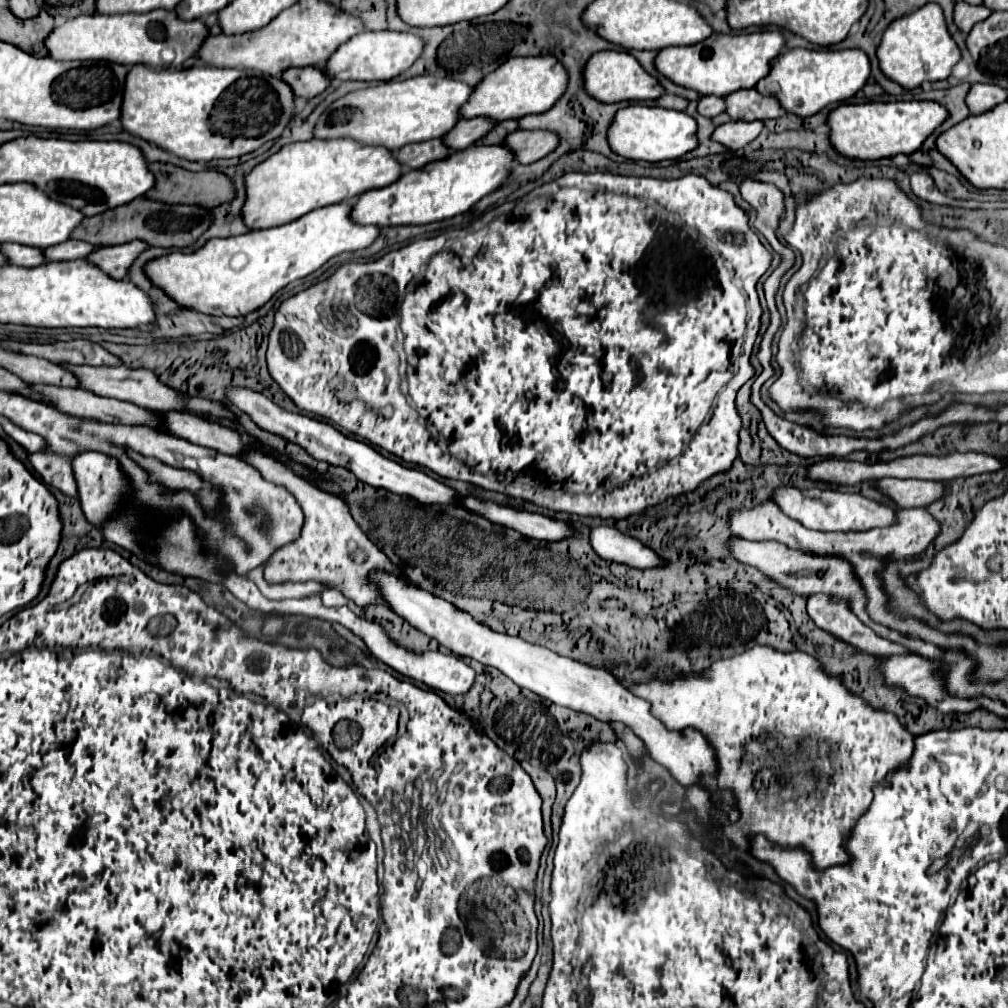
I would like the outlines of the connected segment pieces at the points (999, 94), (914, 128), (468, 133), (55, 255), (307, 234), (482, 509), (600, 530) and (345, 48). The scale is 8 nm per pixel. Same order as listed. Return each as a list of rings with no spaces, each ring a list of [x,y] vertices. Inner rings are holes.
[[[973,84],[965,96],[971,114],[983,114],[1001,102],[1005,102],[1005,90],[997,84]]]
[[[871,102],[841,104],[827,116],[829,142],[839,156],[855,160],[879,160],[895,154],[911,154],[947,118],[947,110],[937,102]]]
[[[461,118],[461,122],[457,122],[457,126],[453,126],[453,130],[449,130],[447,136],[443,136],[443,142],[453,152],[465,150],[475,140],[485,136],[493,126],[495,126],[495,122],[489,120],[489,118],[471,118],[471,120]]]
[[[69,240],[61,242],[61,246],[49,246],[45,248],[45,260],[77,260],[77,258],[87,258],[89,252],[93,252],[95,246],[81,242],[81,240]]]
[[[333,204],[311,210],[309,214],[287,222],[283,226],[267,228],[267,230],[251,230],[241,236],[225,238],[225,240],[209,240],[195,252],[169,252],[145,264],[145,274],[153,282],[153,286],[161,288],[169,298],[173,298],[179,306],[189,306],[191,310],[209,314],[209,316],[245,316],[257,308],[261,308],[277,290],[287,286],[289,282],[303,278],[317,268],[321,268],[331,256],[337,256],[347,250],[359,250],[373,244],[379,234],[377,226],[359,226],[349,222],[351,204]]]
[[[461,498],[461,502],[467,510],[471,510],[475,514],[483,514],[491,522],[513,528],[513,530],[525,534],[527,538],[537,538],[537,540],[545,540],[545,542],[573,538],[573,528],[563,520],[553,520],[553,518],[547,518],[541,514],[513,510],[507,506],[493,504],[493,502],[481,502],[477,498]]]
[[[597,526],[591,530],[591,546],[601,558],[639,570],[661,566],[661,558],[657,558],[651,548],[643,546],[637,538],[625,536],[609,526]]]
[[[361,32],[349,38],[349,42],[343,42],[335,52],[333,58],[325,64],[323,72],[329,78],[337,80],[363,80],[363,82],[379,82],[379,80],[391,80],[403,70],[407,70],[421,54],[423,40],[407,34],[407,32]]]

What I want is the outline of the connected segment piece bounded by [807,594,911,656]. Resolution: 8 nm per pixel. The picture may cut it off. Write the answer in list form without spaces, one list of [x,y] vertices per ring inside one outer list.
[[[827,594],[811,596],[807,602],[807,612],[819,628],[843,638],[845,642],[857,646],[859,650],[865,650],[865,652],[877,654],[877,656],[911,654],[905,646],[877,636],[869,626],[865,626],[849,610],[849,606],[845,602],[837,602],[835,598],[829,598]]]

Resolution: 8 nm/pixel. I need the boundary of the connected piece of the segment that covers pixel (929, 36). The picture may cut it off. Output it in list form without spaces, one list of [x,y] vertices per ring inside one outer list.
[[[925,4],[917,12],[897,18],[885,28],[881,44],[877,46],[877,58],[881,72],[909,90],[921,86],[925,80],[945,80],[951,74],[951,68],[959,62],[961,52],[947,32],[941,8],[937,4]]]

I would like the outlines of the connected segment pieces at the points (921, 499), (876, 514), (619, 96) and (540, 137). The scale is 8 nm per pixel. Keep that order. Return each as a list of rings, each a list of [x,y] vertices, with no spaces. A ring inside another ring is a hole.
[[[885,478],[877,482],[877,488],[881,488],[899,508],[927,508],[929,502],[937,502],[937,498],[945,494],[945,482],[935,480]]]
[[[777,488],[773,494],[773,502],[781,506],[781,510],[801,522],[805,528],[821,530],[821,532],[863,532],[871,528],[891,526],[897,520],[897,512],[885,504],[875,500],[867,500],[861,494],[845,494],[837,490],[797,490],[797,488]]]
[[[603,50],[593,54],[585,64],[583,82],[585,82],[585,92],[591,98],[597,98],[599,102],[623,102],[623,100],[641,102],[641,100],[655,100],[663,94],[659,82],[653,76],[649,76],[629,52]]]
[[[515,130],[507,134],[505,148],[513,148],[513,158],[517,164],[531,164],[557,146],[559,138],[545,130]]]

